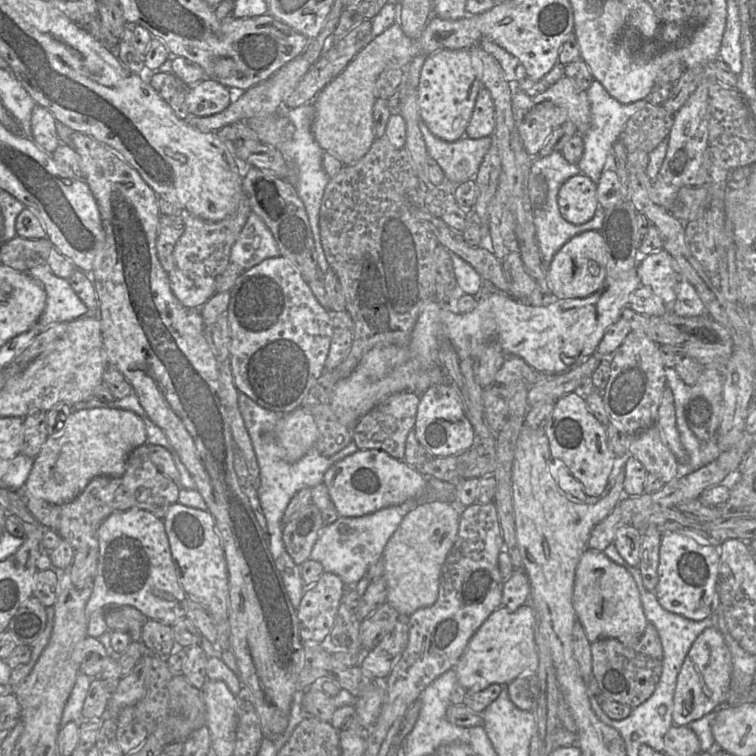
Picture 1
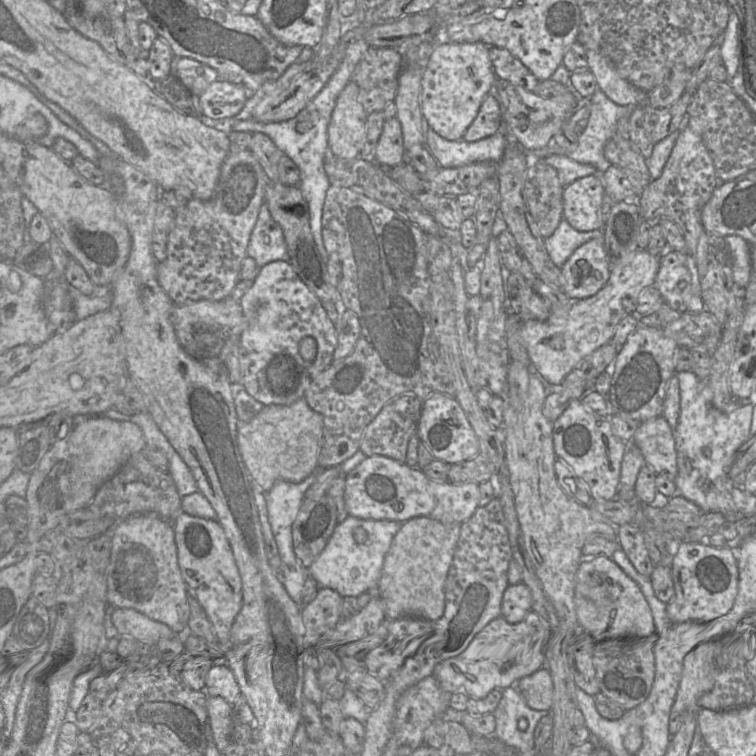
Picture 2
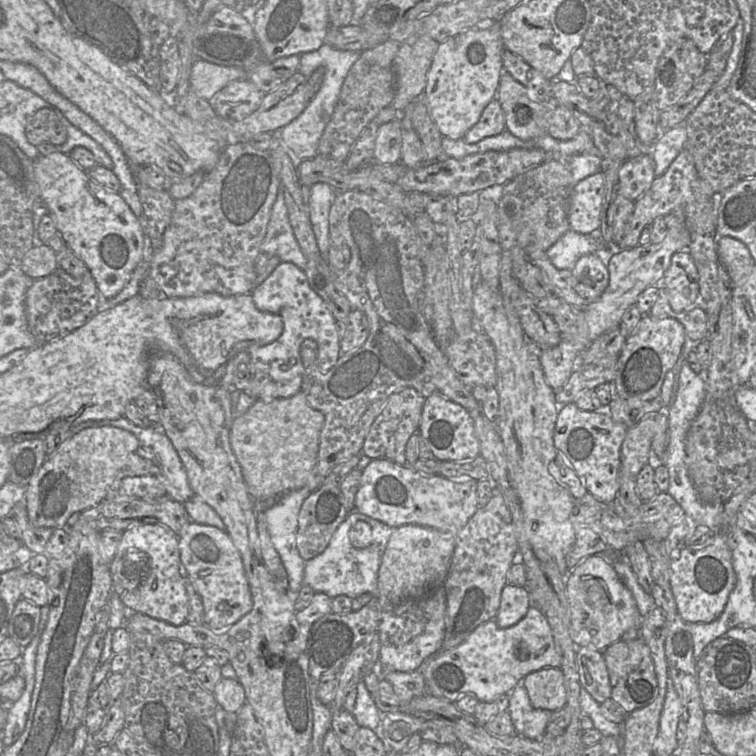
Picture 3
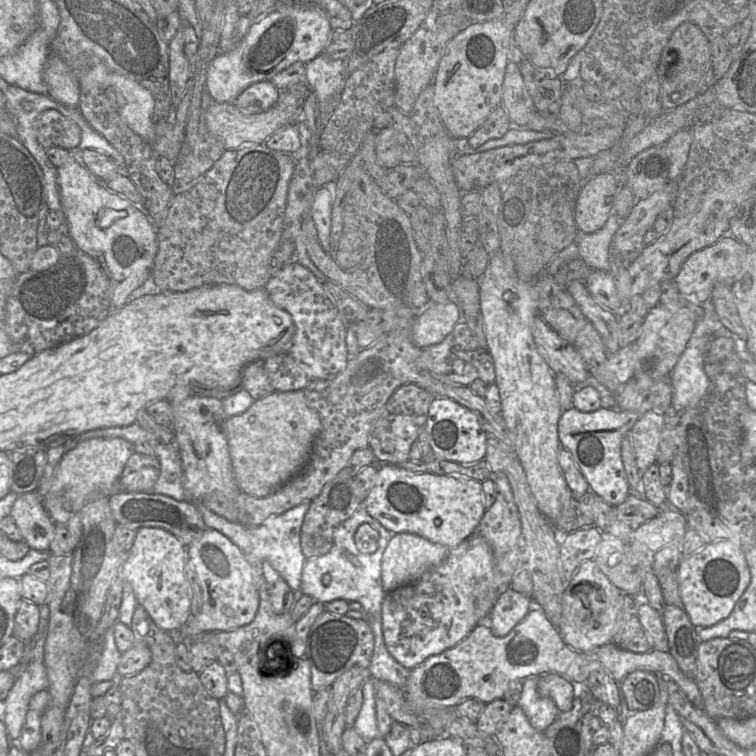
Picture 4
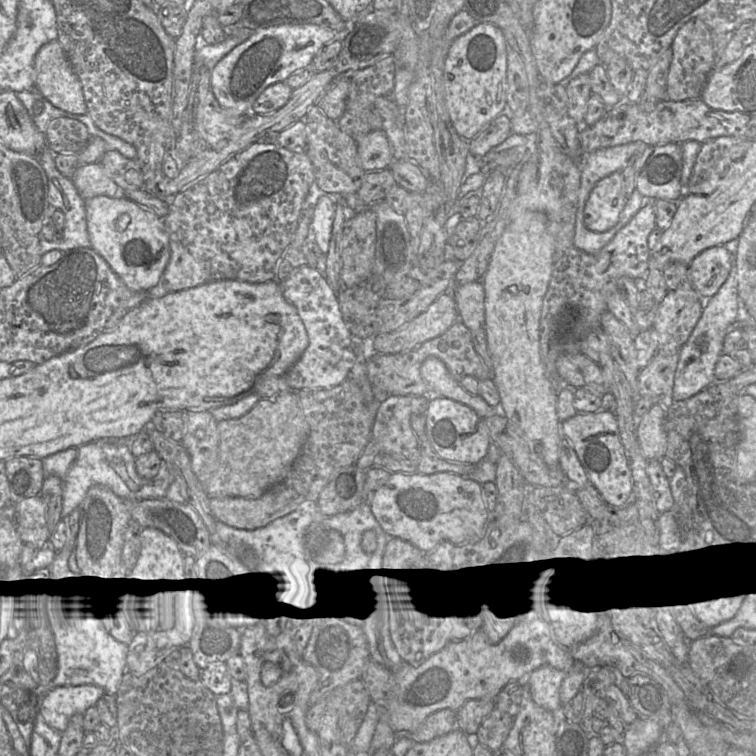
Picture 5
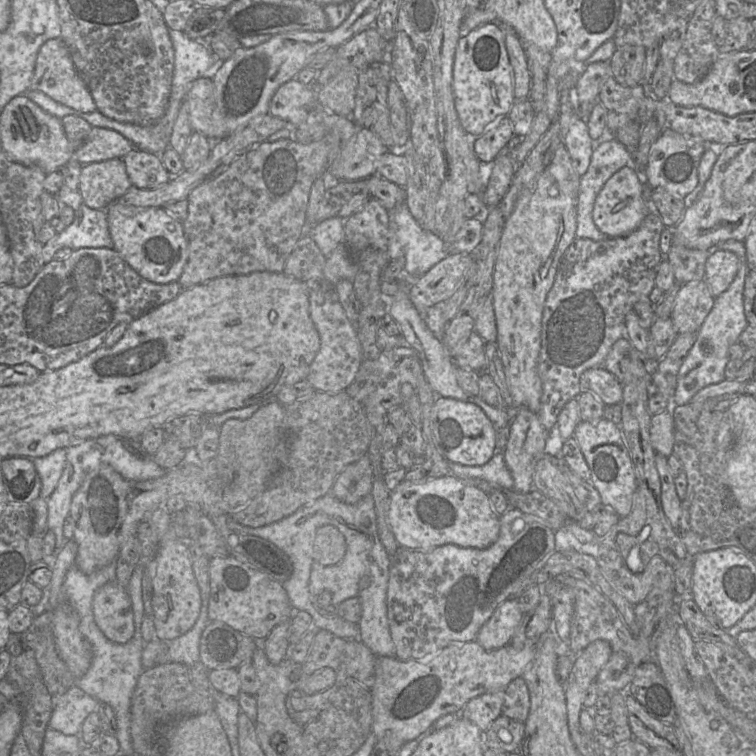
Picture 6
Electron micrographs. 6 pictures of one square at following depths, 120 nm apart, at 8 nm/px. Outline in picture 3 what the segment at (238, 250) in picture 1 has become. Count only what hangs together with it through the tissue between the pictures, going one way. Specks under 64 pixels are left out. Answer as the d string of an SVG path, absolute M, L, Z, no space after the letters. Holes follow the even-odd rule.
M281 183L260 249L261 253L277 256L281 261L291 262L304 271L307 258L300 249L290 224Z

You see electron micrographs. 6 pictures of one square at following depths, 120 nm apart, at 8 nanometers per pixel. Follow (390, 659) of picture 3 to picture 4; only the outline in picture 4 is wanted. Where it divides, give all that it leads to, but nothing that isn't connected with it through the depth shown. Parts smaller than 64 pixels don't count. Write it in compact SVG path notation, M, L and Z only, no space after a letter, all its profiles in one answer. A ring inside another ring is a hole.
M473 534L459 546L450 549L444 562L425 573L420 580L385 594L382 630L388 652L403 667L412 670L429 657L454 647L472 632L481 619L490 615L499 597L511 588L513 576L522 565L523 551L519 547L501 558L495 558L486 539Z

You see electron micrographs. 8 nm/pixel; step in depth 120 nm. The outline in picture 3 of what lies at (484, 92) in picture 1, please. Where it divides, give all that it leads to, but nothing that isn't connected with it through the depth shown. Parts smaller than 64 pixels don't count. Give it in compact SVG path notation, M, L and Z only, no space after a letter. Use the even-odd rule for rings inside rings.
M493 99L484 109L479 121L466 133L464 141L475 144L487 137L504 132L505 115L497 99Z

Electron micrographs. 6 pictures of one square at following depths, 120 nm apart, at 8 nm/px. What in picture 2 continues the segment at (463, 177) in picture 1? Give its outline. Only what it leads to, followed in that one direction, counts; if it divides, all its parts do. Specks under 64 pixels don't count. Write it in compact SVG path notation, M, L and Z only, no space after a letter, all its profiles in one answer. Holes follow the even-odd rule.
M431 128L426 134L426 146L436 159L440 168L450 169L469 165L475 162L499 162L508 144L505 132L499 131L494 135L476 142L467 142L464 138L459 141L449 141Z

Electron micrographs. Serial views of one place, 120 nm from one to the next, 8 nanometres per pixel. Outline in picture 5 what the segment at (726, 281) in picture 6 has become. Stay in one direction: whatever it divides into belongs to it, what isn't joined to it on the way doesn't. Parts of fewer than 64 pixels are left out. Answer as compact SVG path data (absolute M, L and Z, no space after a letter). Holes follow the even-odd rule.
M725 245L708 248L688 265L692 284L705 301L714 296L727 280L734 256Z

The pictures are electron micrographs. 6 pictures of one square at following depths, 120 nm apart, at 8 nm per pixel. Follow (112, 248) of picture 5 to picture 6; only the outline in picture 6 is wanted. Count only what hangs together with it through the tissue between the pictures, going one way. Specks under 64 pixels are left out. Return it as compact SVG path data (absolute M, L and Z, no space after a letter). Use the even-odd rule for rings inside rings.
M110 203L104 209L113 249L134 271L156 284L178 282L188 258L182 222L171 218L160 207L135 207Z

